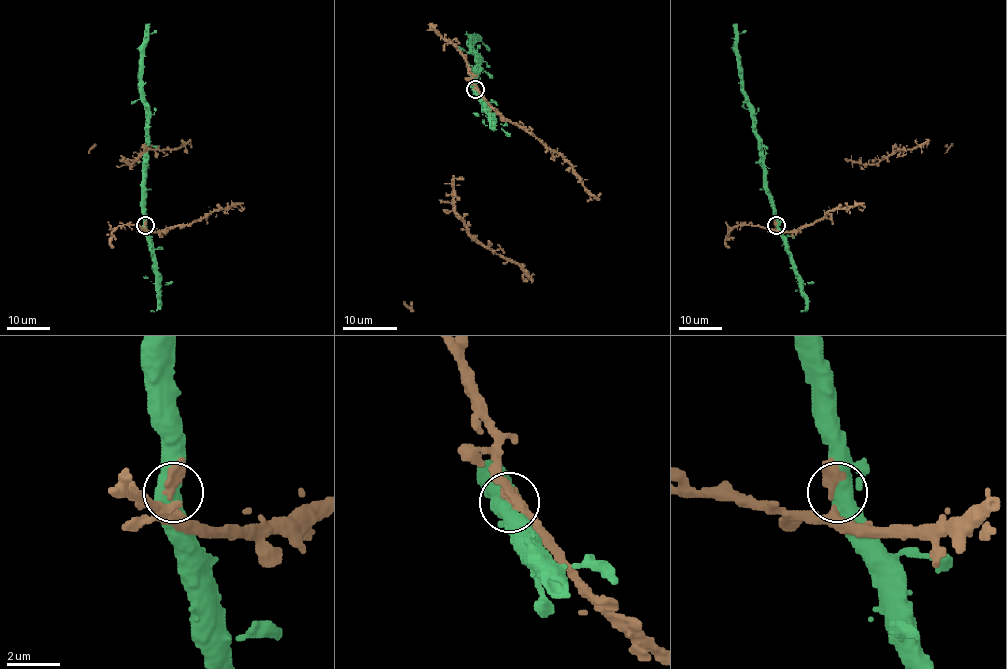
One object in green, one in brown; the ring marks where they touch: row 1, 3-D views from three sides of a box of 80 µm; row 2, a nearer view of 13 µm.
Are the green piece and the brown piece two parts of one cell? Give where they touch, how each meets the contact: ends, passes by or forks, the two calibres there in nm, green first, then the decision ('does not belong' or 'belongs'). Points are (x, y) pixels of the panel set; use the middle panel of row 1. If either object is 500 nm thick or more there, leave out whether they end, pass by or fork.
at (475, 89); green forks there; brown ends there; 400 nm thick on the green side, 480 nm on the other; does not belong

